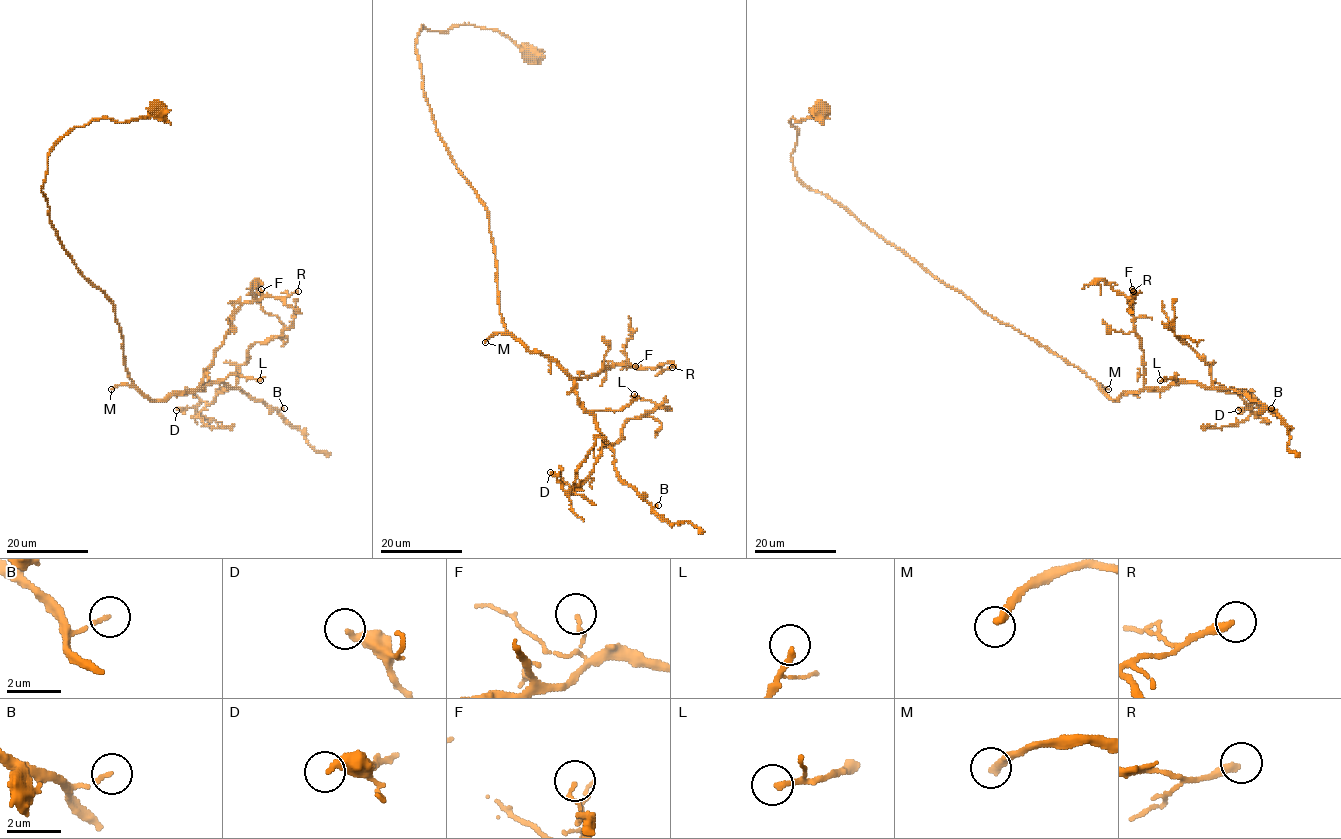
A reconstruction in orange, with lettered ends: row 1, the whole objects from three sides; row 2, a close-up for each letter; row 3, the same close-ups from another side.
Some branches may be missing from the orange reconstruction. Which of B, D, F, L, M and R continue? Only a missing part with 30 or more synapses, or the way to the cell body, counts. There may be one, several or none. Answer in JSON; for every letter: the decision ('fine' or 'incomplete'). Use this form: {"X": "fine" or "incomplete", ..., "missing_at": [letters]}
{"B": "fine", "D": "fine", "F": "fine", "L": "incomplete", "M": "incomplete", "R": "fine", "missing_at": ["L", "M"]}

